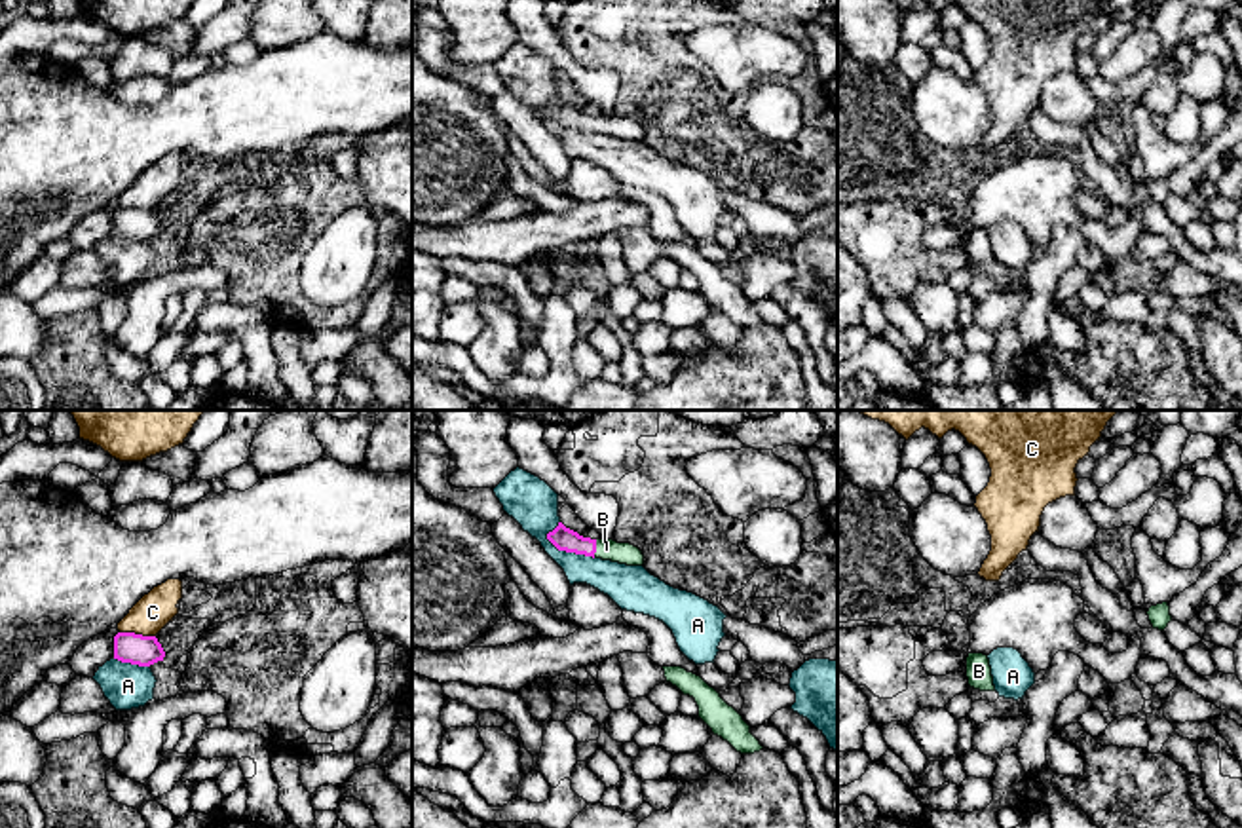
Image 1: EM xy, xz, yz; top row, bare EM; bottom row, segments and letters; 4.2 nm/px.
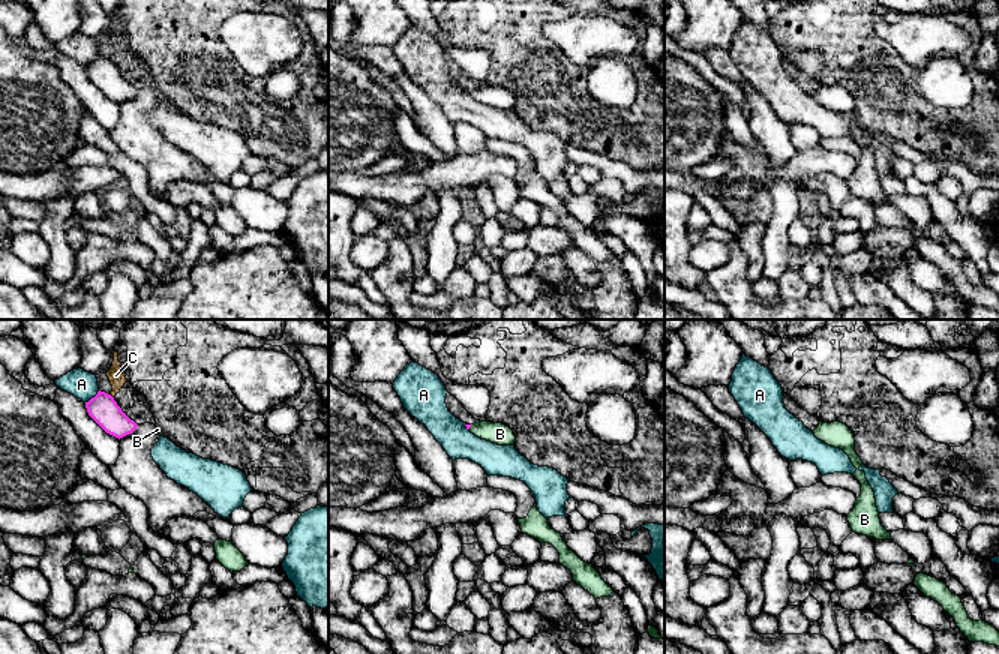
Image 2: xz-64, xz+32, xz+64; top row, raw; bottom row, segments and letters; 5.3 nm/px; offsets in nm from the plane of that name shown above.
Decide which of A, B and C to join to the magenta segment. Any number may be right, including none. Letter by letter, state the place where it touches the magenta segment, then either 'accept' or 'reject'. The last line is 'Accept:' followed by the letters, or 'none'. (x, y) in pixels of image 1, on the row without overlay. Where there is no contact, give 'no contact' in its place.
A: xz (570, 126) | reject
B: xz (595, 122) | accept
C: xy (137, 209) | reject
Accept: B

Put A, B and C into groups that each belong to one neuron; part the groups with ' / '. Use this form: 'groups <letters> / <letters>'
groups A / B / C

